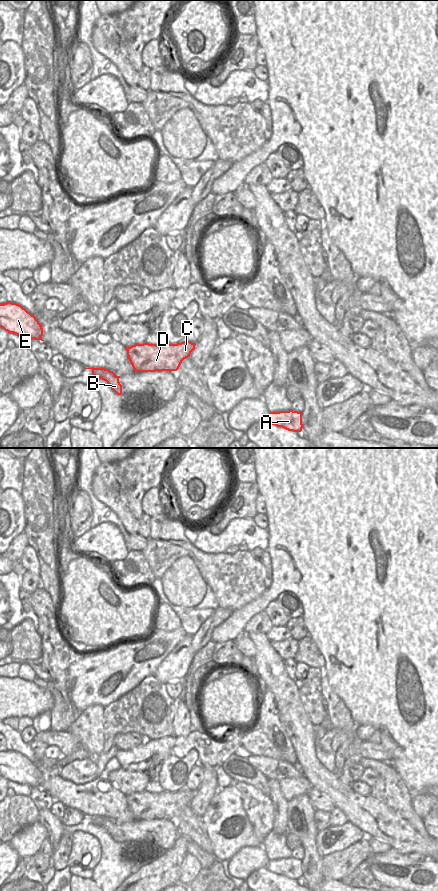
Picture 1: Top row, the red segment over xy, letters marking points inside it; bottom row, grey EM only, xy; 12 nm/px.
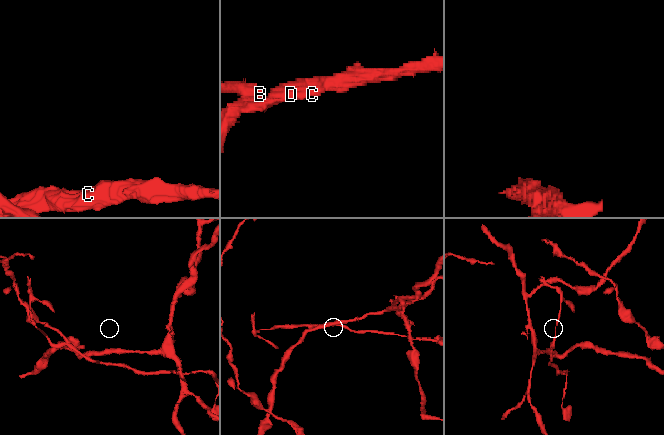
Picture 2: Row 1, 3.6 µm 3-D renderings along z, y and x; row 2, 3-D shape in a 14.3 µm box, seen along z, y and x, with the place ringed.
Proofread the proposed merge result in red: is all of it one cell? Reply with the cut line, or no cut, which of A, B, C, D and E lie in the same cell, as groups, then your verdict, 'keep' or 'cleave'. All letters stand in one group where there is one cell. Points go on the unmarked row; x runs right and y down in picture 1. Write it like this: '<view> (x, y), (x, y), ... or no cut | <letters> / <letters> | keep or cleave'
xy (114, 822), (109, 820), (100, 826) | A B E / C D | cleave

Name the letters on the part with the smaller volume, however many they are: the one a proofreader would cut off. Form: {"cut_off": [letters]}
{"cut_off": ["A", "B", "E"]}

